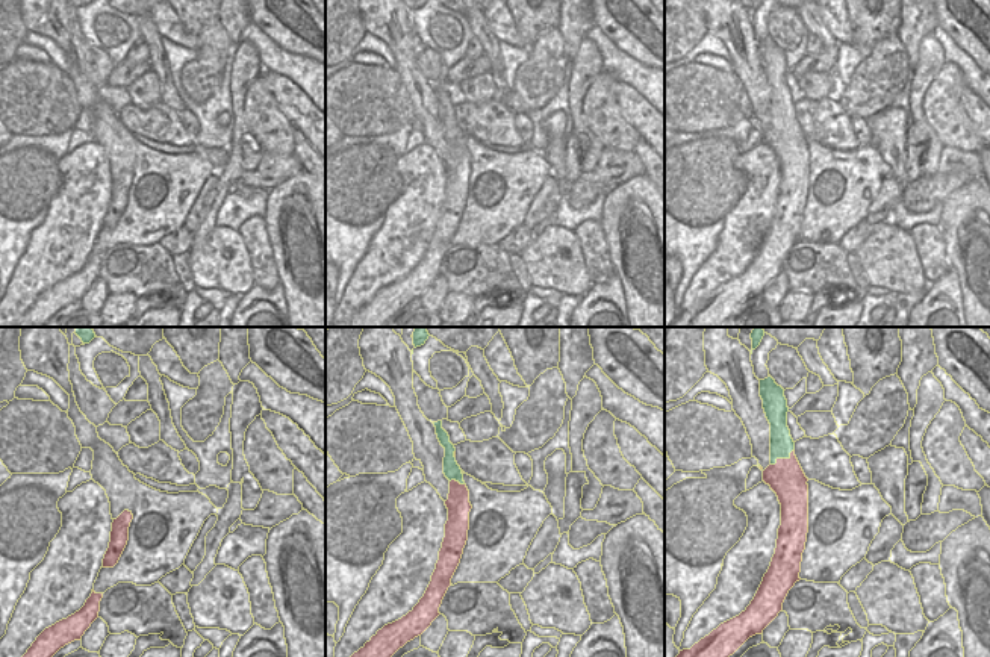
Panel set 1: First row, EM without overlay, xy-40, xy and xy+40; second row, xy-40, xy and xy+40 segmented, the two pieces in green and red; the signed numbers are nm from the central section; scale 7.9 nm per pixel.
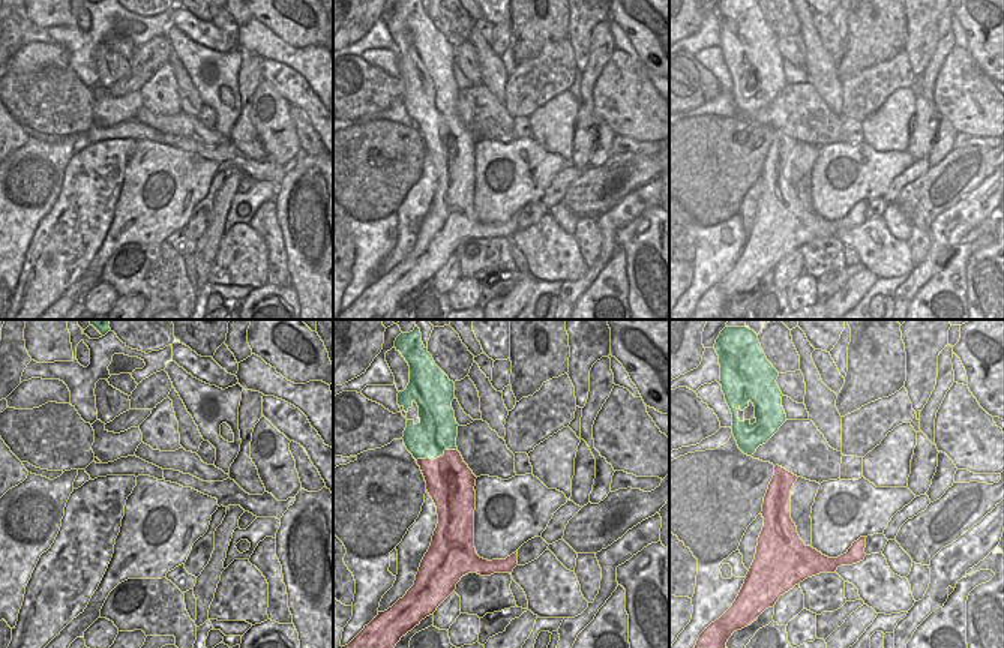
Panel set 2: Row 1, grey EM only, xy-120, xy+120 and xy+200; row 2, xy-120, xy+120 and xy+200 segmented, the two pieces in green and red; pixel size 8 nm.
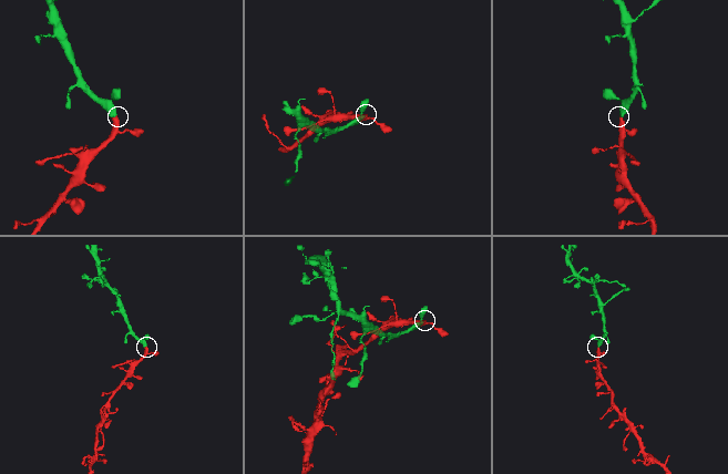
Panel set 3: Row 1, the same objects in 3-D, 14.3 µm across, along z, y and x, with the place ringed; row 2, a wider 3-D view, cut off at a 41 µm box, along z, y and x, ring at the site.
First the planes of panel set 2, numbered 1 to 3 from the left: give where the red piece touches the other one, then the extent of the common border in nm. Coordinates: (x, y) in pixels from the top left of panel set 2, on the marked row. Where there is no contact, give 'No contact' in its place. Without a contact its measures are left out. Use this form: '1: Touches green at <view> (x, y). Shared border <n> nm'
1: No contact
2: Touches green at xy+120 (435, 458). Shared border 340 nm
3: No contact.

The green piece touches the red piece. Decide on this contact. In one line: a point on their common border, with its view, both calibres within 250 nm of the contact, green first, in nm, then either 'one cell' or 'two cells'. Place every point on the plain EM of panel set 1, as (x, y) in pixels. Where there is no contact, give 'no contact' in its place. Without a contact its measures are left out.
meets green in xy+40 at (783, 118); 190 nm thick on the green side, 280 nm on the other; one cell

